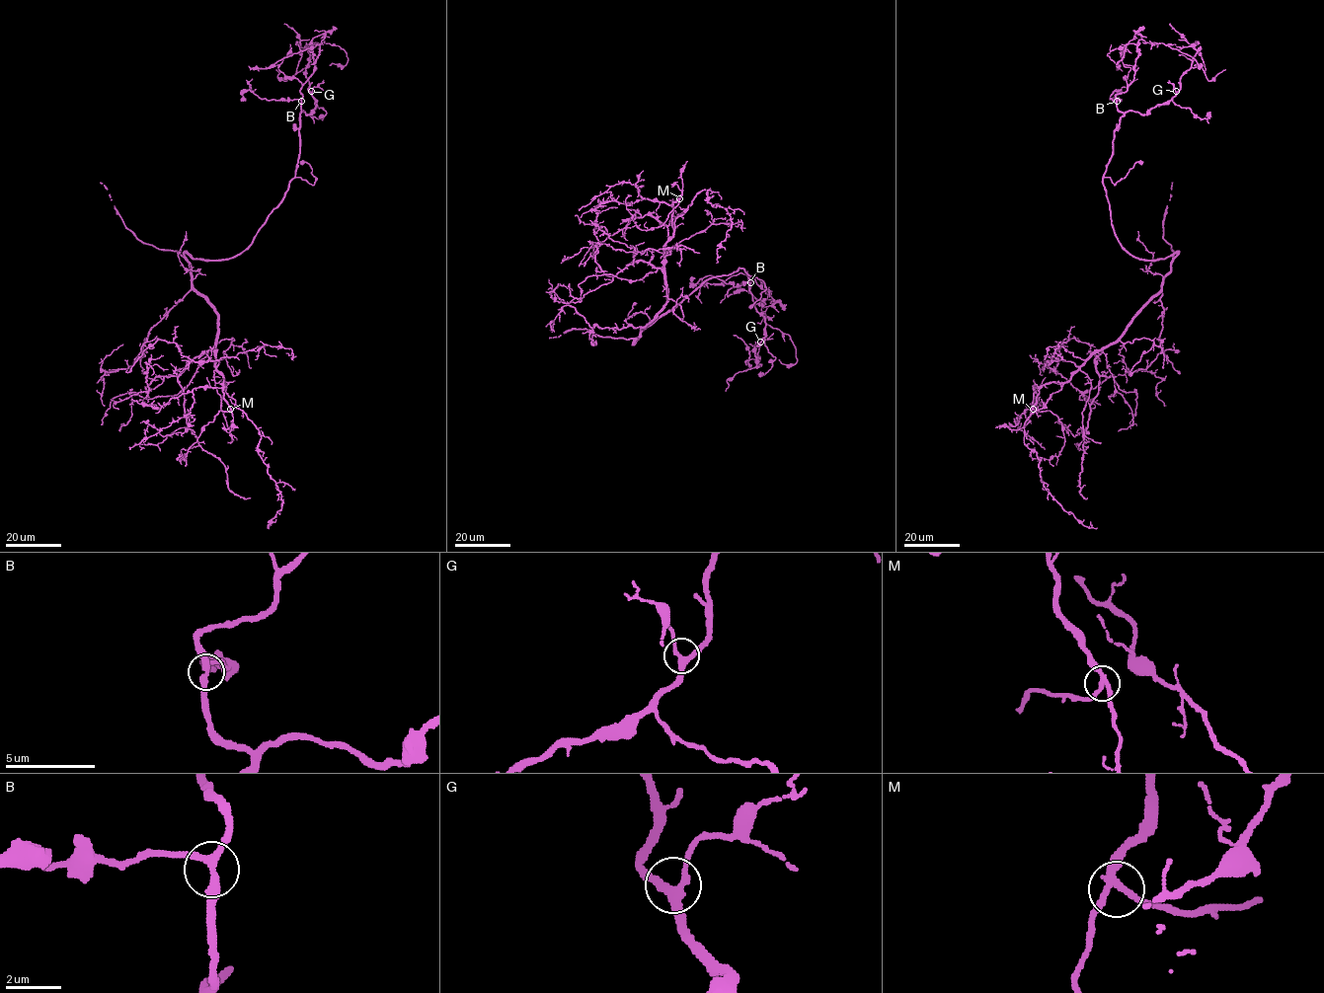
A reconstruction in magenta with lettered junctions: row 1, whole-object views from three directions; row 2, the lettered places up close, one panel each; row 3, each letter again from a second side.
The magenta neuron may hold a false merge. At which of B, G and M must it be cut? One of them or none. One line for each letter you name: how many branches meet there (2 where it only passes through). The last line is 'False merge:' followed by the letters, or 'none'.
False merge: none

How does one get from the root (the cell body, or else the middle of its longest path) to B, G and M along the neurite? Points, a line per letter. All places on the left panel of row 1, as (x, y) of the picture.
B: (194, 259), (227, 260), (240, 254), (280, 201), (296, 170), (300, 101)
G: (194, 259), (227, 260), (240, 254), (280, 201), (296, 170), (300, 113), (309, 114), (316, 105), (311, 91)
M: (194, 259), (184, 253), (193, 286), (217, 315), (215, 368), (223, 377), (223, 398), (230, 409)

